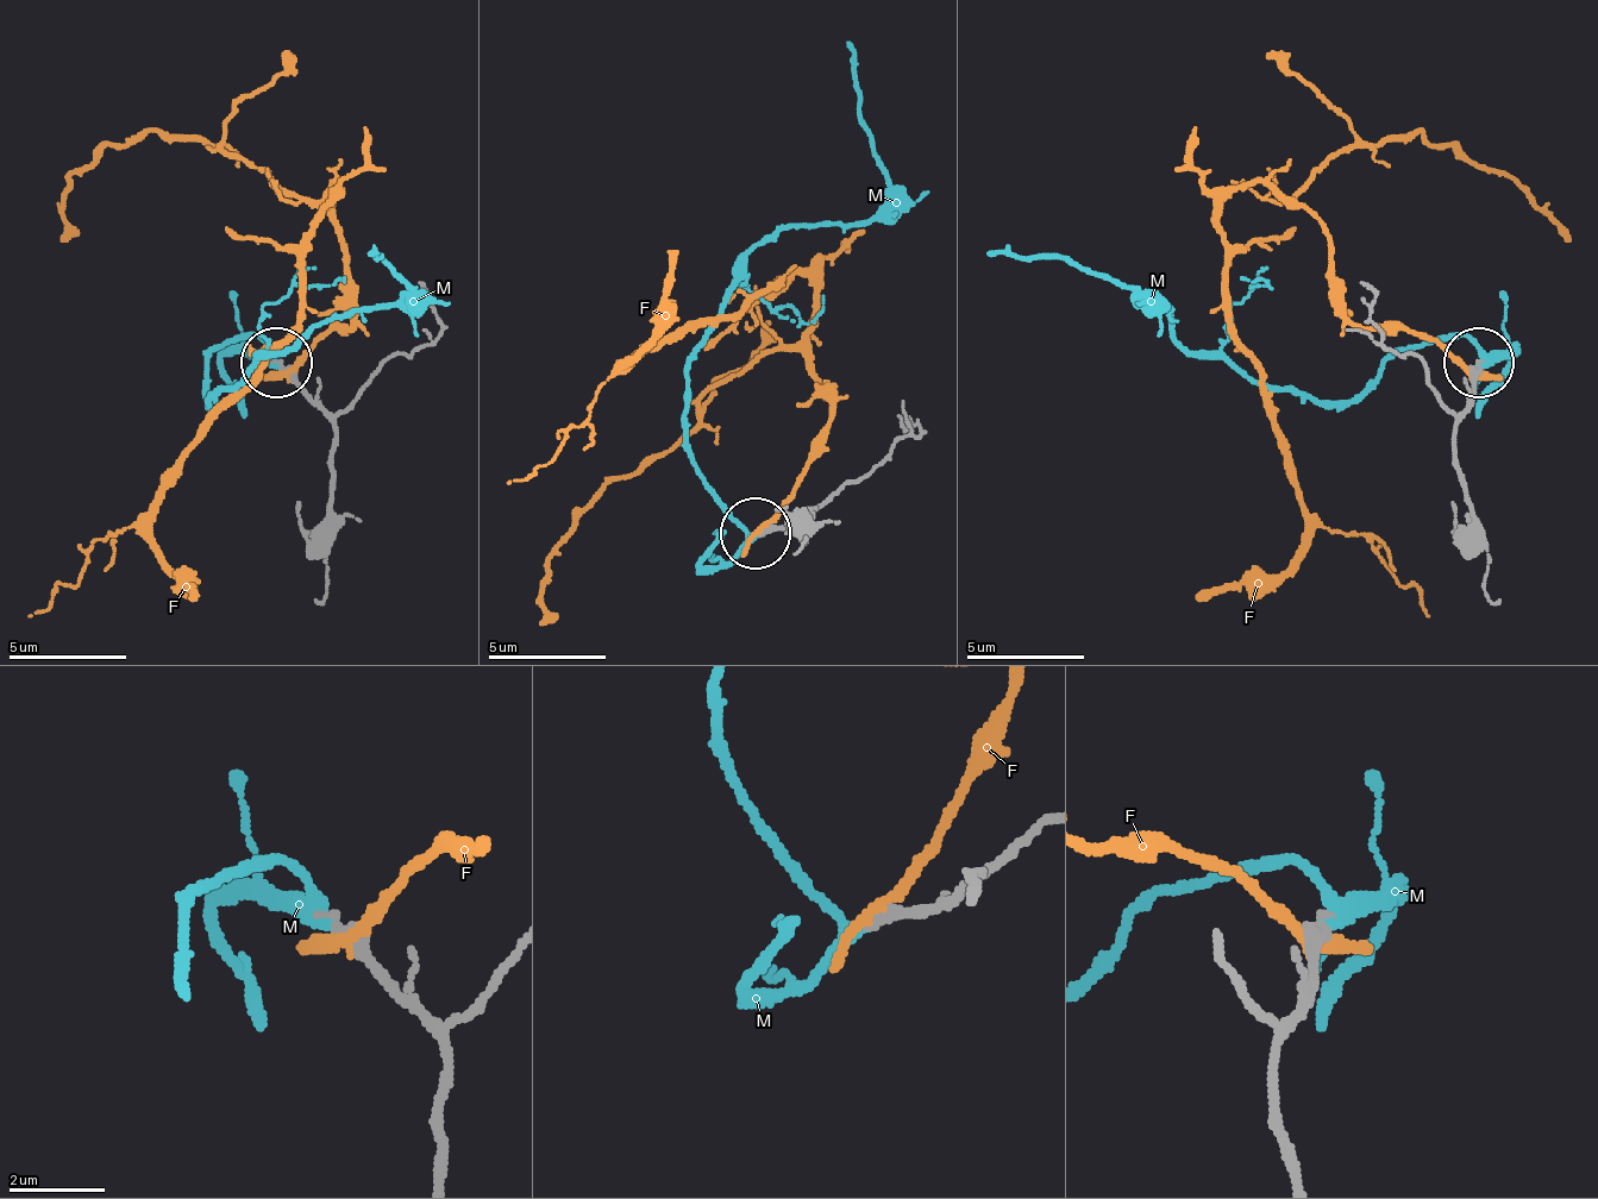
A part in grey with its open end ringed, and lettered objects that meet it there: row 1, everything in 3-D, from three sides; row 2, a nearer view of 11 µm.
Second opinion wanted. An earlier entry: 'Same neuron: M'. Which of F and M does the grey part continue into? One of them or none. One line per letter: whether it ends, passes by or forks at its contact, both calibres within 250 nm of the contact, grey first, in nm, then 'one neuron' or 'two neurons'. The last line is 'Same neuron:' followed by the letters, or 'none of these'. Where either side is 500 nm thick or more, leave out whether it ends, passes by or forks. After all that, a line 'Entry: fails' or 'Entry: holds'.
F: it passes by; 360 nm thick on the grey side, 240 nm on the other; two neurons
M: it passes by; 360 nm thick on the grey side, 280 nm on the other; one neuron
Same neuron: M
Entry: holds

